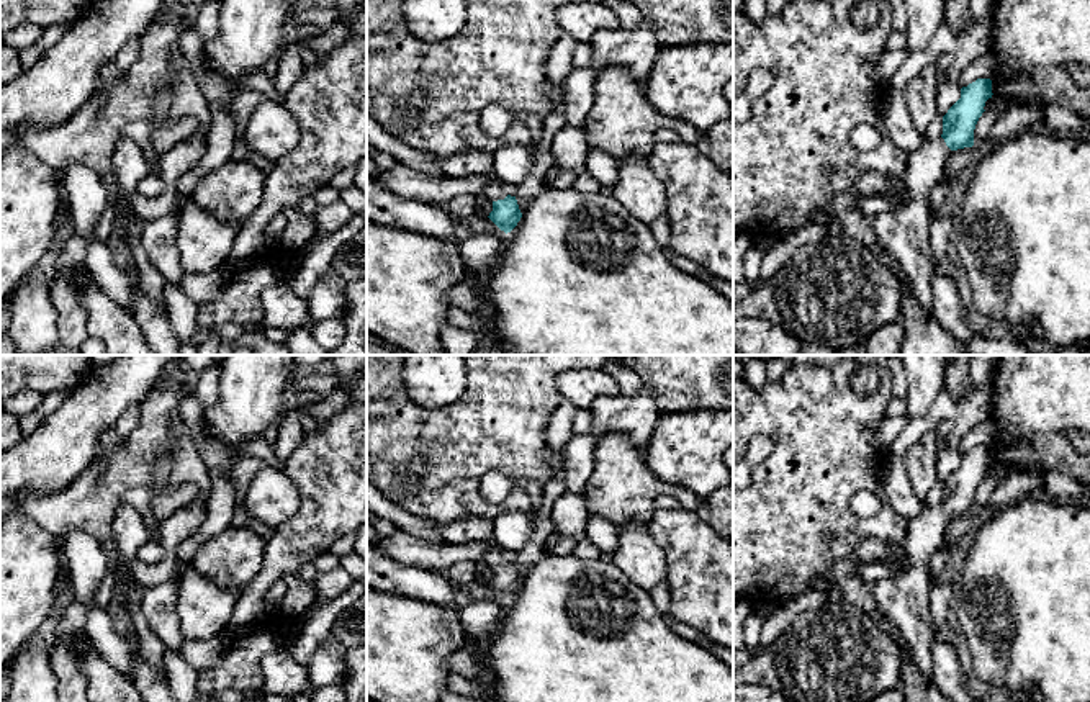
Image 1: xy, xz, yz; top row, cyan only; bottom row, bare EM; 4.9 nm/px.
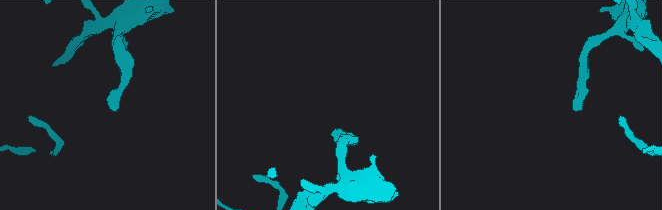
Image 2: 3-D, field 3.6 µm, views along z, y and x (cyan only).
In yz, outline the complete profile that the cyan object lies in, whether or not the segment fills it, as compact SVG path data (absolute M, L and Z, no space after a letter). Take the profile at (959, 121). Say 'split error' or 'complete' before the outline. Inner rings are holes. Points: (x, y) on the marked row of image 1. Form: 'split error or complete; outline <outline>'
split error; outline M977 79L961 88L961 98L943 116L943 134L936 139L926 137L921 147L907 155L903 188L907 190L908 200L899 209L881 213L872 218L879 241L897 260L905 277L905 283L930 316L933 316L931 280L938 268L931 259L931 227L935 213L930 208L930 195L943 178L949 154L974 146L975 124L985 111L985 101L992 98L992 95L990 79Z

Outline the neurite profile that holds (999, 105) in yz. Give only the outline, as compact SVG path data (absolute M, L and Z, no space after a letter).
M992 95L992 106L982 113L974 129L974 144L980 144L990 134L995 121L1007 111L1008 103L998 97Z

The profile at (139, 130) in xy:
M133 121L123 129L123 136L134 137L144 151L144 157L151 165L151 170L159 173L160 165L159 160L160 157L155 154L154 147L151 146L151 126L149 121Z

